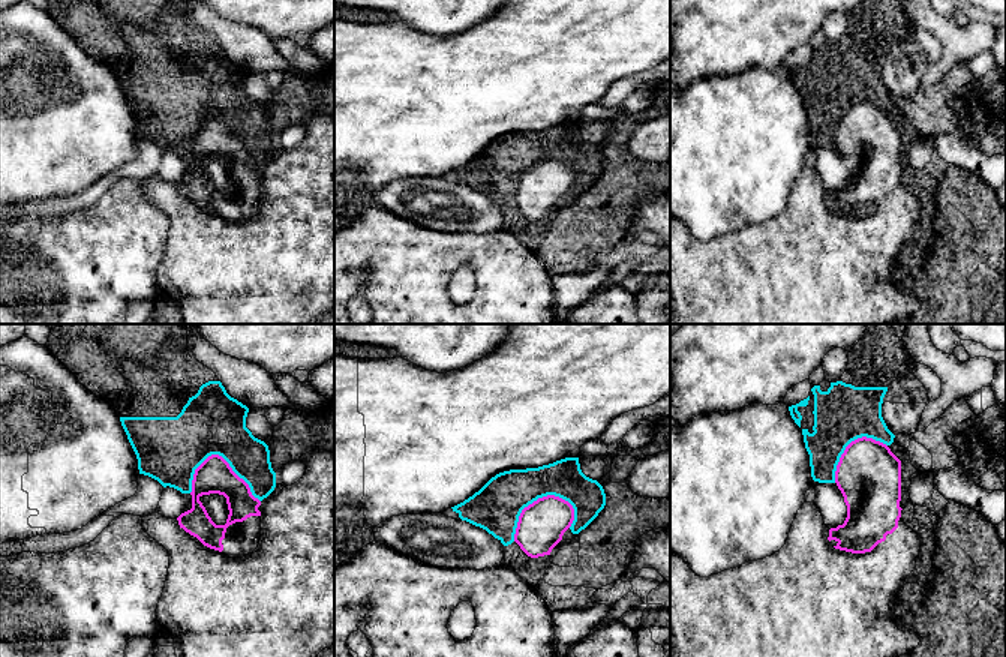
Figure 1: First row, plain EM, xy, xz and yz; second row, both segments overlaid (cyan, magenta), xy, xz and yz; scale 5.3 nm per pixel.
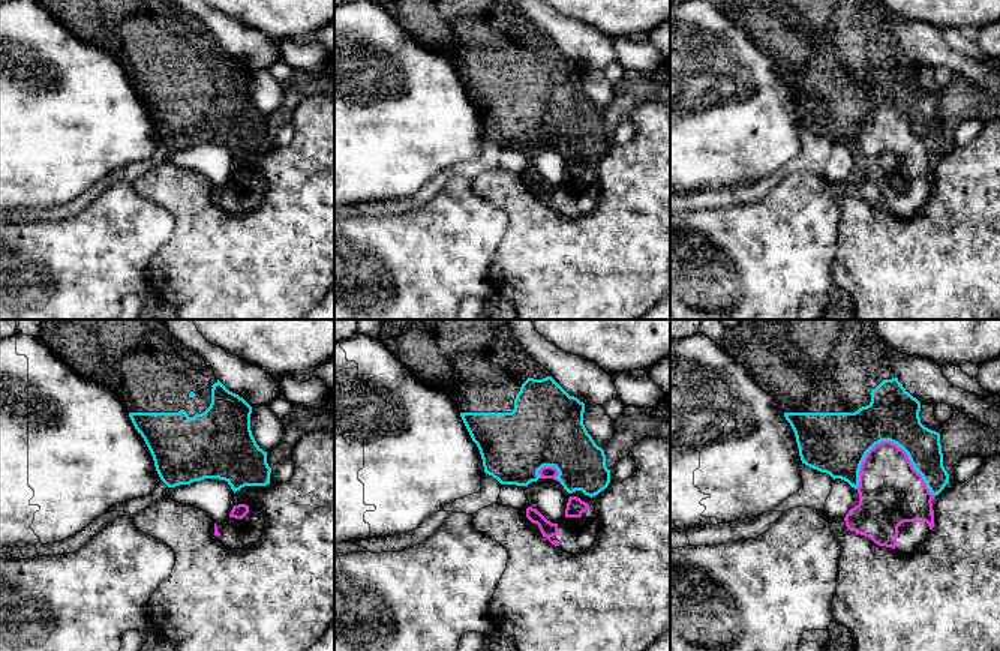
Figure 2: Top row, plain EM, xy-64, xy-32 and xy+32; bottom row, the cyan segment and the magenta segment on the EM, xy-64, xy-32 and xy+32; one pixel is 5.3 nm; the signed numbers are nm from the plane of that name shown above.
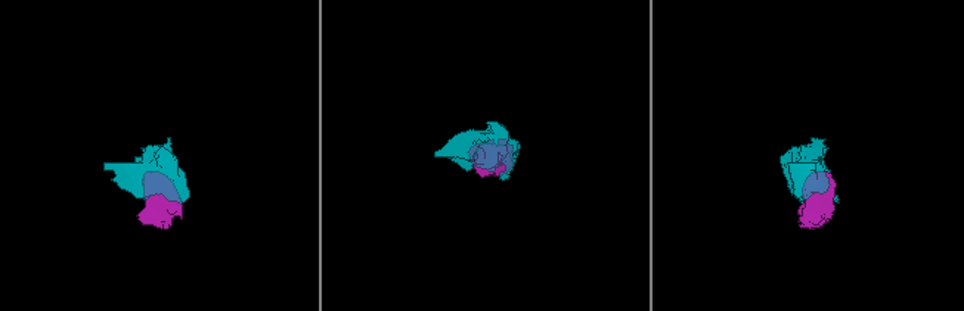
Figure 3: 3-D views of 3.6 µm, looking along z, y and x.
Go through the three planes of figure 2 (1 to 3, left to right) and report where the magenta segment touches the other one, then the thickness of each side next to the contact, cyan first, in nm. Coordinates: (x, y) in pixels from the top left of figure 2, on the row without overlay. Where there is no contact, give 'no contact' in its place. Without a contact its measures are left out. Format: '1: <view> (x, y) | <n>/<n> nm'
1: no contact
2: xy-32 (553, 129) | 400/60 nm
3: xy+32 (907, 119) | 280/360 nm

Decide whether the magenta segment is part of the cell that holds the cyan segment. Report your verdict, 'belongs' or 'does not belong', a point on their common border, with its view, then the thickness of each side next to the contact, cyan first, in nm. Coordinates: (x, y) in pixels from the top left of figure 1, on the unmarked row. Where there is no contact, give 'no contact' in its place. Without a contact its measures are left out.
belongs | xz (532, 165) | 260/260 nm

